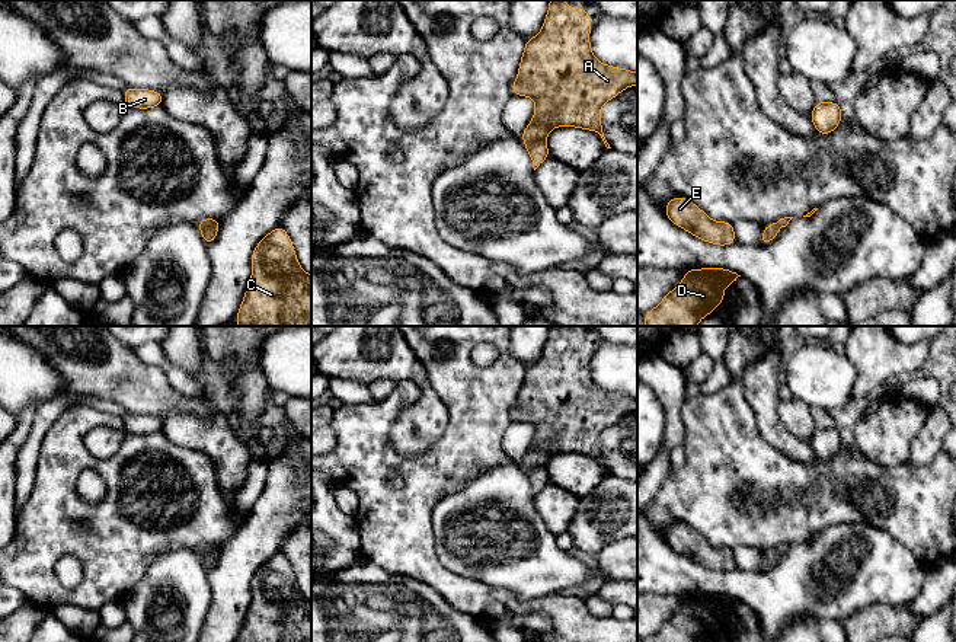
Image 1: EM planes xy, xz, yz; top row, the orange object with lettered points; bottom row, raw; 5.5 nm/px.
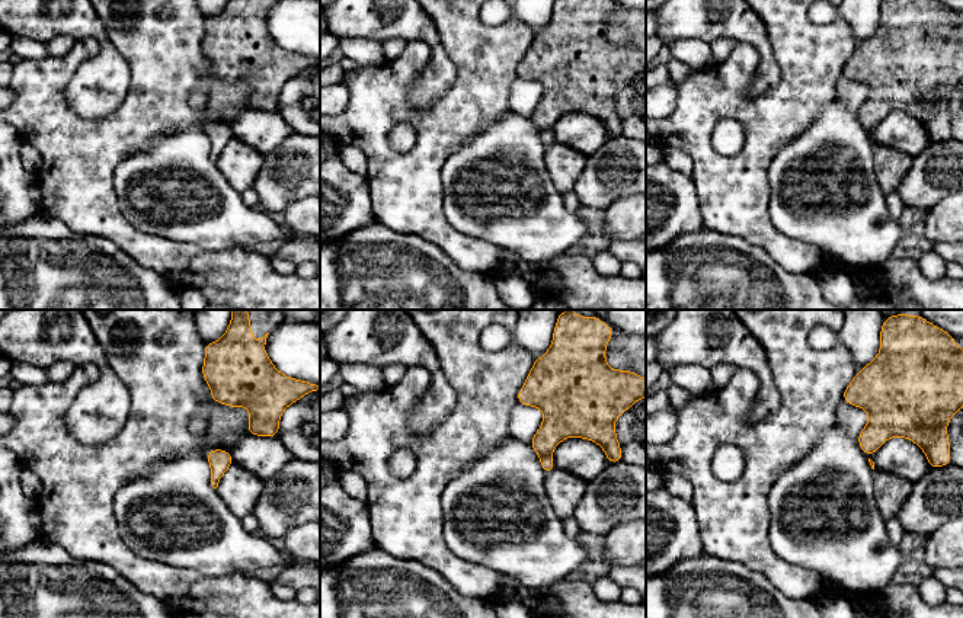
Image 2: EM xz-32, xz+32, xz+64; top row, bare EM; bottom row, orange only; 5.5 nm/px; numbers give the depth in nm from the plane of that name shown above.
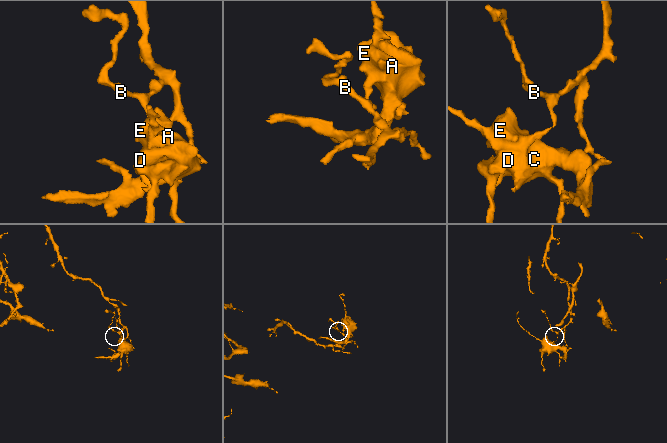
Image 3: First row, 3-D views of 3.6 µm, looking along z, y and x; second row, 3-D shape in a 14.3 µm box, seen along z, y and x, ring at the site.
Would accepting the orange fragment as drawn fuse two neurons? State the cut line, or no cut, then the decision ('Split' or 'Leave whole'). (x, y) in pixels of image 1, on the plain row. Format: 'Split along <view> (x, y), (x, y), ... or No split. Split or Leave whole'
Split along xz (524, 466), (544, 468). Split

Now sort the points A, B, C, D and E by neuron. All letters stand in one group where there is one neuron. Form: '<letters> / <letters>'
A C D E / B

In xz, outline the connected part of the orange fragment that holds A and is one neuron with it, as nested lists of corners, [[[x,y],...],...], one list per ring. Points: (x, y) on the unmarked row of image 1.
[[[550,326],[540,360],[525,367],[518,403],[511,416],[535,428],[522,467],[546,467],[556,453],[595,457],[607,475],[601,434],[624,415],[637,411],[637,399],[598,387],[591,376],[592,345],[585,333],[569,335]]]

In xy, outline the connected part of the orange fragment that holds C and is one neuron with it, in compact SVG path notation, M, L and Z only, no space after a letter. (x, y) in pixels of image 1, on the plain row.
M275 553L253 575L252 603L237 642L311 642L311 603L300 593L284 553Z

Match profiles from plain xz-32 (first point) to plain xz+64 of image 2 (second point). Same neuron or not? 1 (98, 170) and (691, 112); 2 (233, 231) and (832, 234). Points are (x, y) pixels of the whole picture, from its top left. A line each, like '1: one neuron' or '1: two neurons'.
1: one neuron
2: one neuron

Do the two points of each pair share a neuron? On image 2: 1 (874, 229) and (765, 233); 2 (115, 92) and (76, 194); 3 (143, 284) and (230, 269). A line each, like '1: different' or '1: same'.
1: different
2: different
3: different

